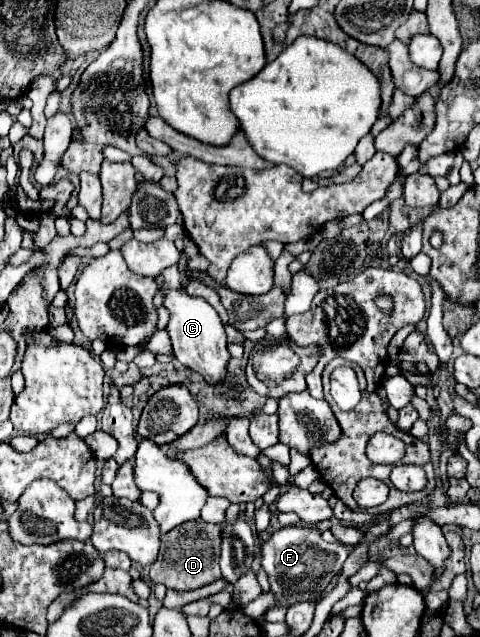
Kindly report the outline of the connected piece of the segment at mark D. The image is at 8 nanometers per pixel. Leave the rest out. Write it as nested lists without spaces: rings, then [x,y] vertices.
[[[201,518],[175,526],[161,536],[159,556],[149,570],[153,584],[165,584],[171,590],[195,590],[221,578],[217,554],[221,552],[221,526],[203,522]]]

